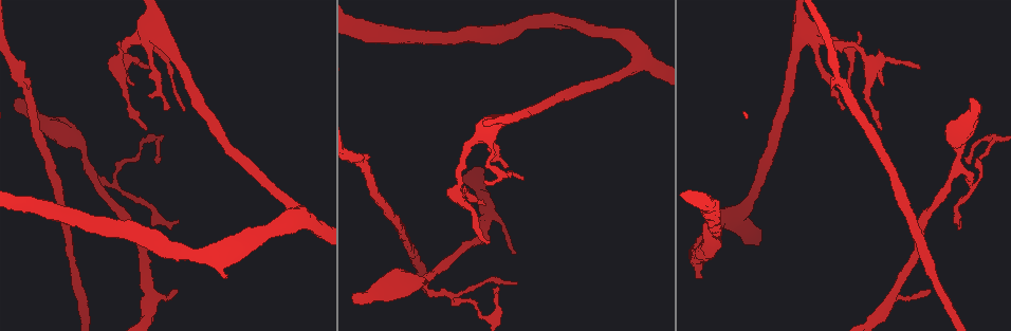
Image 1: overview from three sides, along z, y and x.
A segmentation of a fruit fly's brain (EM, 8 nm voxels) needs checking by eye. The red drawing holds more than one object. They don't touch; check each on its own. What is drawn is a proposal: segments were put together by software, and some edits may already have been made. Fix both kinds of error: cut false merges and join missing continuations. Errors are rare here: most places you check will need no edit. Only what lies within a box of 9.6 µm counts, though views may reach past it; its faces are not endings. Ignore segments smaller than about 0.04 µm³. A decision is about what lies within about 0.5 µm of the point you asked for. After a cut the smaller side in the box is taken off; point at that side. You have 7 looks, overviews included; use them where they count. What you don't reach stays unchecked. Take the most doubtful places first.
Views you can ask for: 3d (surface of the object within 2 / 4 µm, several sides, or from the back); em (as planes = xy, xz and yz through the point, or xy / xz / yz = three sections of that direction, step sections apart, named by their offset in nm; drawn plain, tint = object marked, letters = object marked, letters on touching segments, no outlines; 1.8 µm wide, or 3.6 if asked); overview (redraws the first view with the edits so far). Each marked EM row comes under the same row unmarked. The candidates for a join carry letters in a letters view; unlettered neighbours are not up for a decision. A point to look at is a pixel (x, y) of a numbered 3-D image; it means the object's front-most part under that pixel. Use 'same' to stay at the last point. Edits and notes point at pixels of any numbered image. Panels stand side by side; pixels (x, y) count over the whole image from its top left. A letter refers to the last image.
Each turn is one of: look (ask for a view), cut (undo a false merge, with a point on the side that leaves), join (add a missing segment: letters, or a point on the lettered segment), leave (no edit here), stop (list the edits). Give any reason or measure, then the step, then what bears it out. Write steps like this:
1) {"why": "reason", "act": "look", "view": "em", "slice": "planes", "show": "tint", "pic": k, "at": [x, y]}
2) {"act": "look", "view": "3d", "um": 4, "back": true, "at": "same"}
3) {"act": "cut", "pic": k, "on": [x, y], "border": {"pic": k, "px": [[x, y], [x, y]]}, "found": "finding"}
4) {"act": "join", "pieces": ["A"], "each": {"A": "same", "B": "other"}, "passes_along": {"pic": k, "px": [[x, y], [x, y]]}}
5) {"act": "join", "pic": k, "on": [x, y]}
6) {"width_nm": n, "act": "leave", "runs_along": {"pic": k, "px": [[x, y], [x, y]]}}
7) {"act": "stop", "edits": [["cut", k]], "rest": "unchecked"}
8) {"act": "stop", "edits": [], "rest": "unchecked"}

{"why": "tapers out", "act": "look", "view": "3d", "um": 4, "pic": 1, "at": [842, 108]}

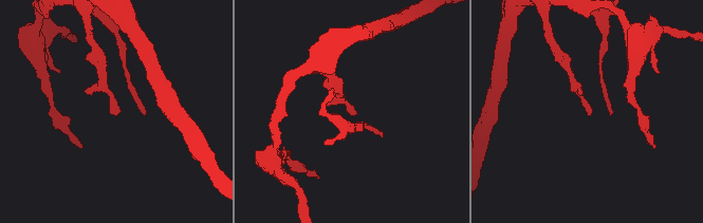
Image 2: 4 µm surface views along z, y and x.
{"why": "need the tissue", "act": "look", "view": "em", "slice": "yz", "step": 4, "show": "tint", "pic": 2, "at": [115, 115]}

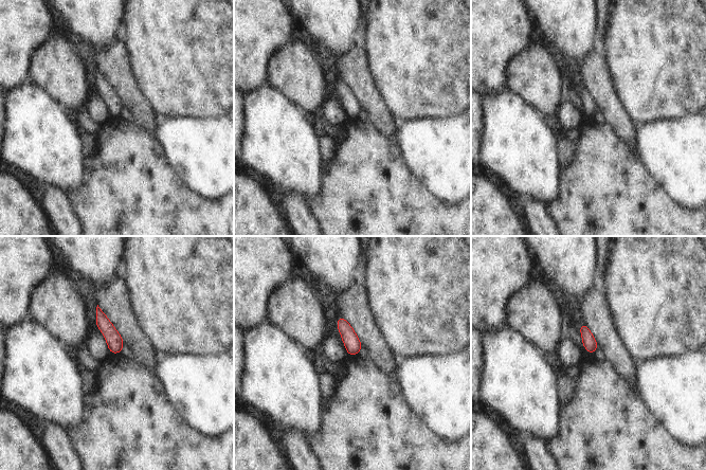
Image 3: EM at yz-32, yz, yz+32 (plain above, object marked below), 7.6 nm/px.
{"act": "look", "view": "em", "slice": "planes", "show": "letters", "at": "same"}

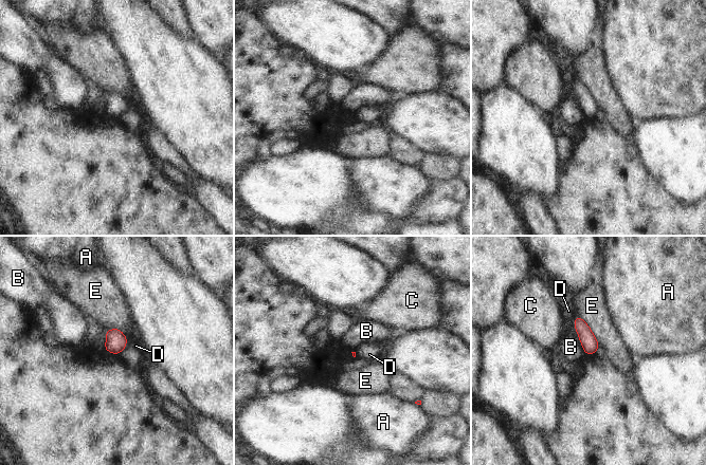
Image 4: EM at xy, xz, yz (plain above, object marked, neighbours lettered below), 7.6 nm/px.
{"act": "leave", "each": {"A": "other", "B": "other", "C": "other", "D": "other", "E": "other"}, "border": {"pic": 4, "px": [[577, 315], [574, 329], [579, 338]]}, "found": "none of them fits"}

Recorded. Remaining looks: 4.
{"why": "side arm on a straight run", "act": "look", "view": "em", "slice": "planes", "show": "tint", "pic": 1, "at": [84, 167]}

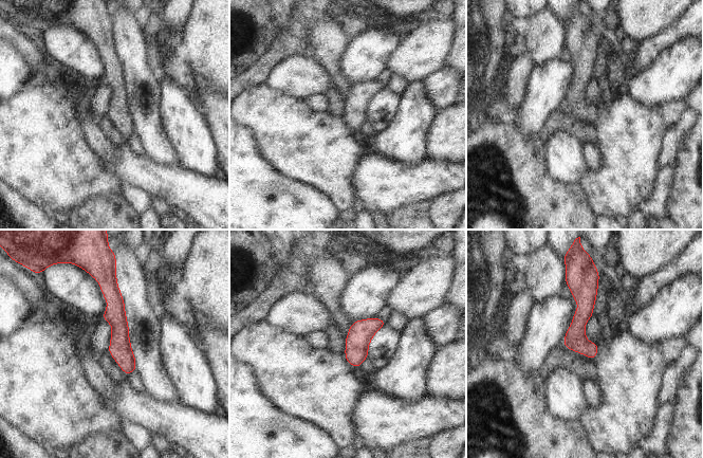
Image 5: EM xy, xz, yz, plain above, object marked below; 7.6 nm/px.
{"why": "what lies round it", "act": "look", "view": "em", "slice": "planes", "show": "letters", "at": "same"}

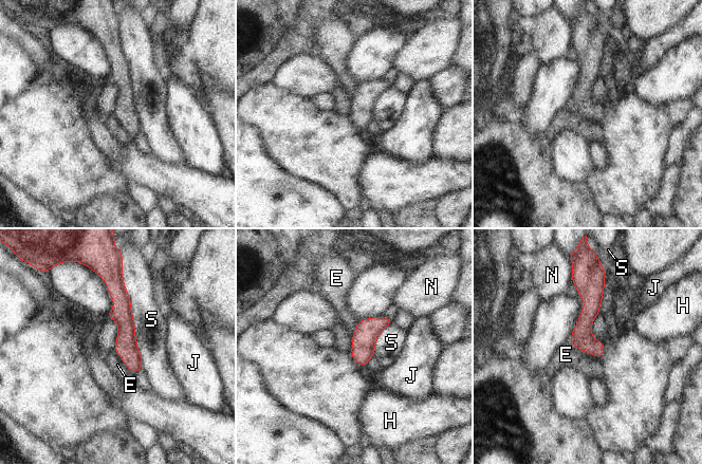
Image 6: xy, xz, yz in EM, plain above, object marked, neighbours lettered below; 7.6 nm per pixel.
{"act": "leave", "each": {"E": "other", "H": "other", "J": "other", "N": "other", "S": "other"}, "border": {"pic": 6, "px": [[569, 342], [598, 358]]}, "found": "one neuron here"}

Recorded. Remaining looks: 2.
{"act": "look", "view": "3d", "um": 2, "pic": 1, "at": [516, 285]}

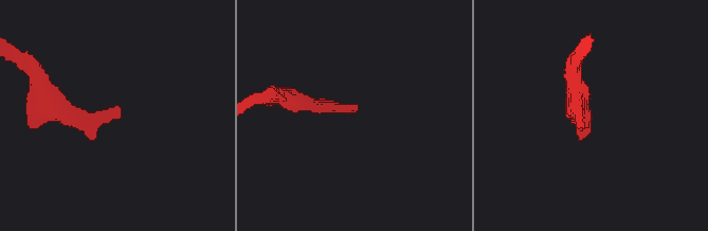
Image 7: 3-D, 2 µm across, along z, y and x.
{"why": "now the EM", "act": "look", "view": "em", "um": 3.6, "slice": "planes", "show": "letters", "pic": 7, "at": [356, 111]}

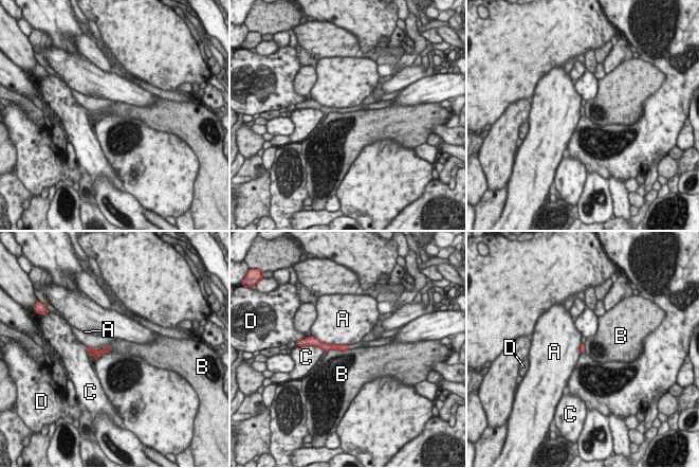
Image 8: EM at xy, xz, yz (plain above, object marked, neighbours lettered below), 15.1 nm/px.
{"width_nm": 70, "act": "leave", "each": {"A": "other", "B": "other", "C": "other", "D": "other"}, "found": "no lettered segment goes on from it"}

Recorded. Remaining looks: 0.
{"act": "stop", "edits": [], "rest": "unchecked"}

